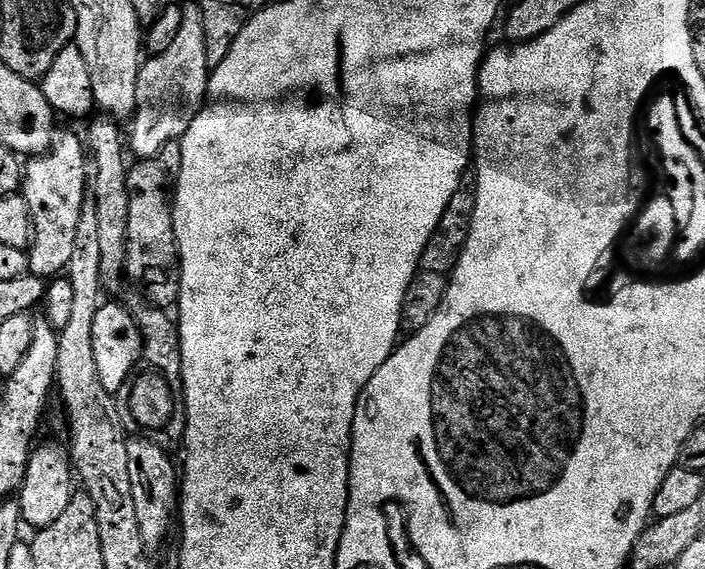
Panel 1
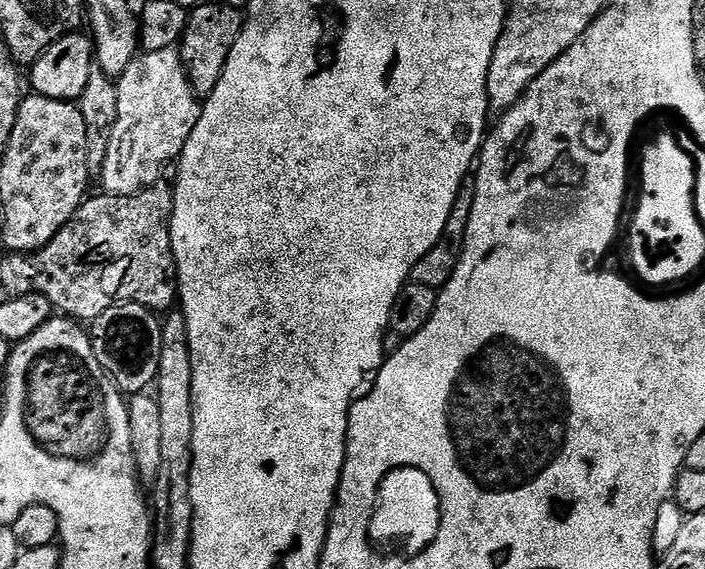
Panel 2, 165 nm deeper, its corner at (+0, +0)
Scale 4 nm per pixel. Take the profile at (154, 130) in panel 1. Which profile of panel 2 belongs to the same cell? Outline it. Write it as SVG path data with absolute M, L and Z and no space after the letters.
M176 48L144 52L139 58L132 60L123 75L116 80L118 90L118 118L112 127L110 146L106 154L106 162L100 167L98 179L105 193L109 196L137 196L154 184L161 183L164 167L175 161L184 151L190 134L194 134L194 126L198 126L198 118L202 107L201 97L197 96L184 63Z

